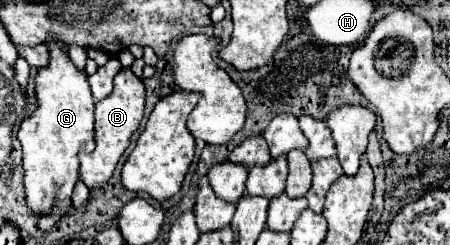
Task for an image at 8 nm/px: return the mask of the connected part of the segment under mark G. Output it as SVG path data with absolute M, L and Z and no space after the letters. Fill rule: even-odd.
M55 39L47 41L49 47L49 65L37 71L35 77L35 97L37 97L37 109L33 115L21 121L17 139L21 141L23 147L23 167L25 167L25 193L27 193L27 205L35 213L47 213L51 207L53 209L65 209L71 203L71 193L73 187L79 179L79 149L93 151L95 141L93 141L93 97L87 81L87 73L79 69L67 55L67 47Z

